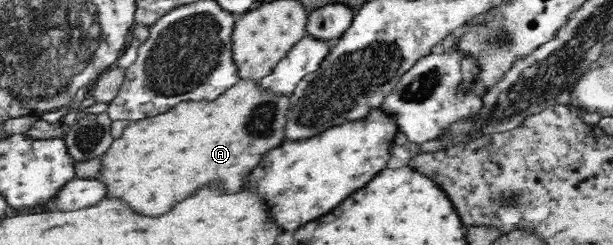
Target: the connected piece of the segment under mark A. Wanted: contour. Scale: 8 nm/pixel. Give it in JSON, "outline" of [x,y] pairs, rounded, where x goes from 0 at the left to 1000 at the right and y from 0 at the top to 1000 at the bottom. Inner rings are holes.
{"outline":[[[392,322],[351,408],[305,408],[272,457],[214,498],[201,531],[201,563],[188,571],[168,645],[165,735],[178,759],[178,800],[207,816],[223,865],[263,882],[289,824],[318,792],[328,759],[364,735],[377,784],[390,784],[400,727],[427,669],[439,620],[468,567],[468,473],[476,441],[478,380],[449,380],[421,327]]]}

